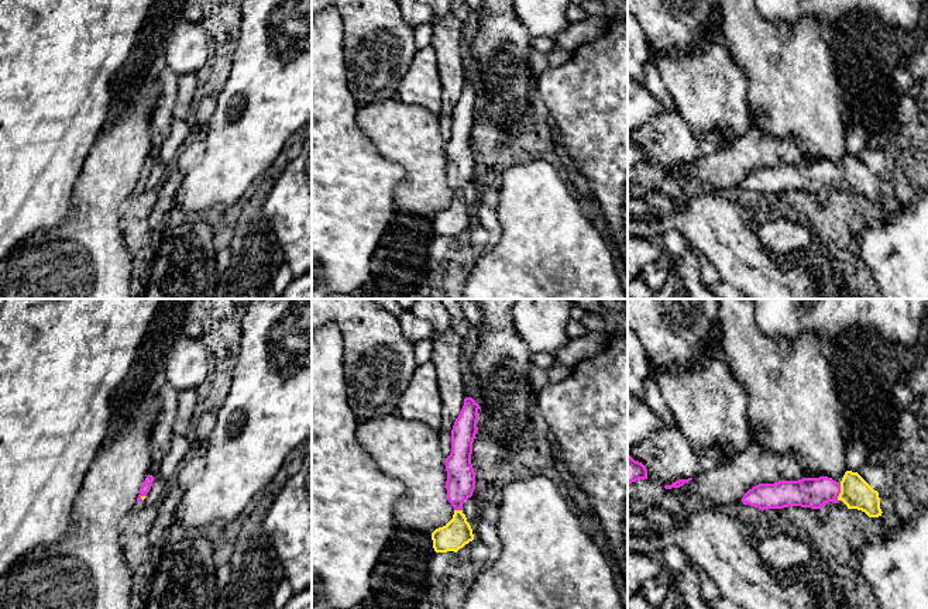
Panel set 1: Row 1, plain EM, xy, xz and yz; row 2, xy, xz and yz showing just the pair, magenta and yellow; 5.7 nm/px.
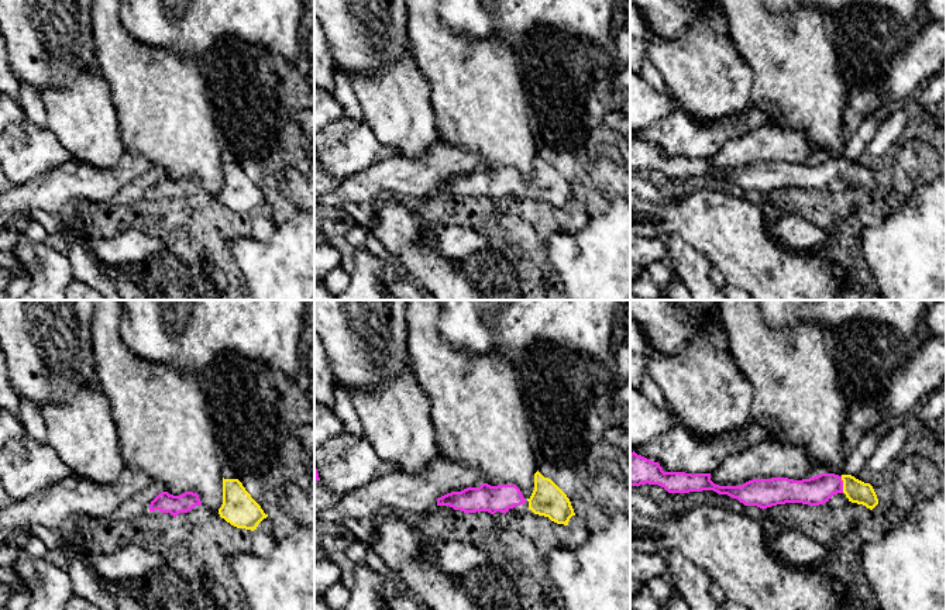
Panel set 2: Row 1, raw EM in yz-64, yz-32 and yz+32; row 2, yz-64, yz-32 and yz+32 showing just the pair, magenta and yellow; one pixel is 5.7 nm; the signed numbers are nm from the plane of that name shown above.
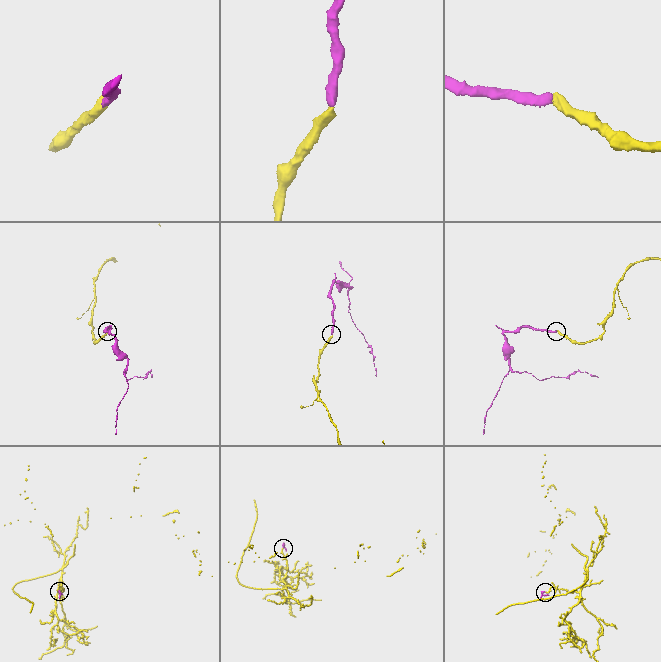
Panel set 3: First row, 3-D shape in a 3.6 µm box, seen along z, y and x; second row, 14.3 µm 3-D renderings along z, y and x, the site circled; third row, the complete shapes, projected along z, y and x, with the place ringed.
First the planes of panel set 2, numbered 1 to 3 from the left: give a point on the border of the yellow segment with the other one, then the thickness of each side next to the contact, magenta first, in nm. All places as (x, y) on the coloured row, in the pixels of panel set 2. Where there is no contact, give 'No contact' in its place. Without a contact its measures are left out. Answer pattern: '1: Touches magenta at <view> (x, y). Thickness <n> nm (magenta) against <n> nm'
1: No contact
2: No contact
3: Touches magenta at yz+32 (842, 485). Thickness 160 nm (magenta) against 130 nm

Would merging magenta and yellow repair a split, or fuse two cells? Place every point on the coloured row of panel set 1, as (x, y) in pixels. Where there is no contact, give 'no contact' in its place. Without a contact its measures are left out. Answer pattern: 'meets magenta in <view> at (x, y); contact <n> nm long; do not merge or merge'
meets magenta in yz at (839, 492); contact 100 nm long; merge

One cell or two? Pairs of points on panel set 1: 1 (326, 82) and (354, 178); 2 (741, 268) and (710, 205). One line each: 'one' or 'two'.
1: one
2: one

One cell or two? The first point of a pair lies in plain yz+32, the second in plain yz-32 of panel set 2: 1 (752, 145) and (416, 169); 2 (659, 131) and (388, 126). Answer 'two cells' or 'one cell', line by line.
1: one cell
2: two cells

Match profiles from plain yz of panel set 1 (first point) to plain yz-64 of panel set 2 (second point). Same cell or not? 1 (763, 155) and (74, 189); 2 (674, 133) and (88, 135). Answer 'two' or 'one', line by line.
1: one
2: two

